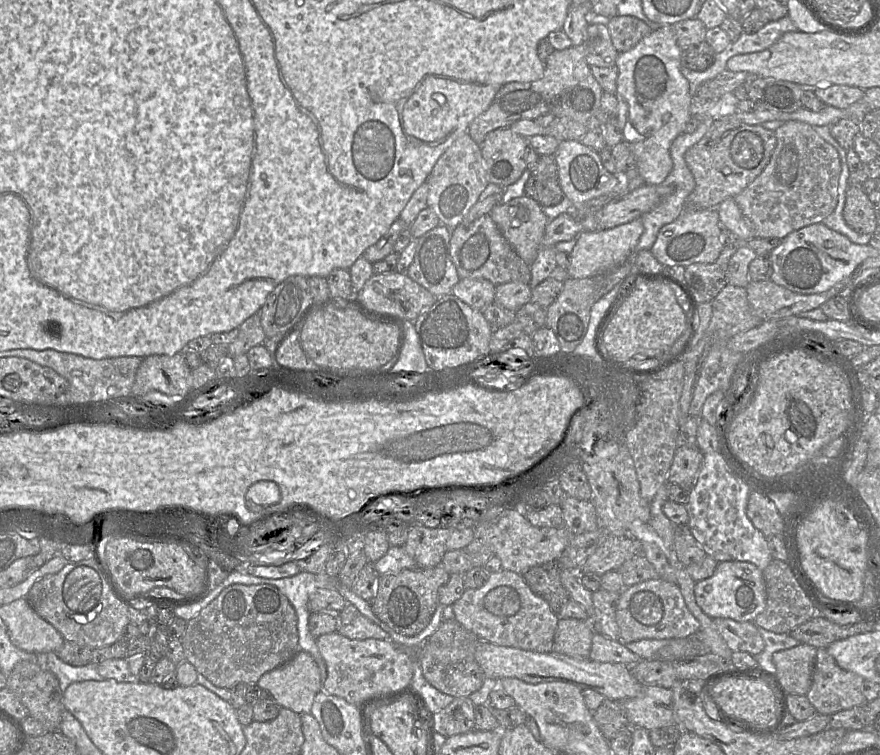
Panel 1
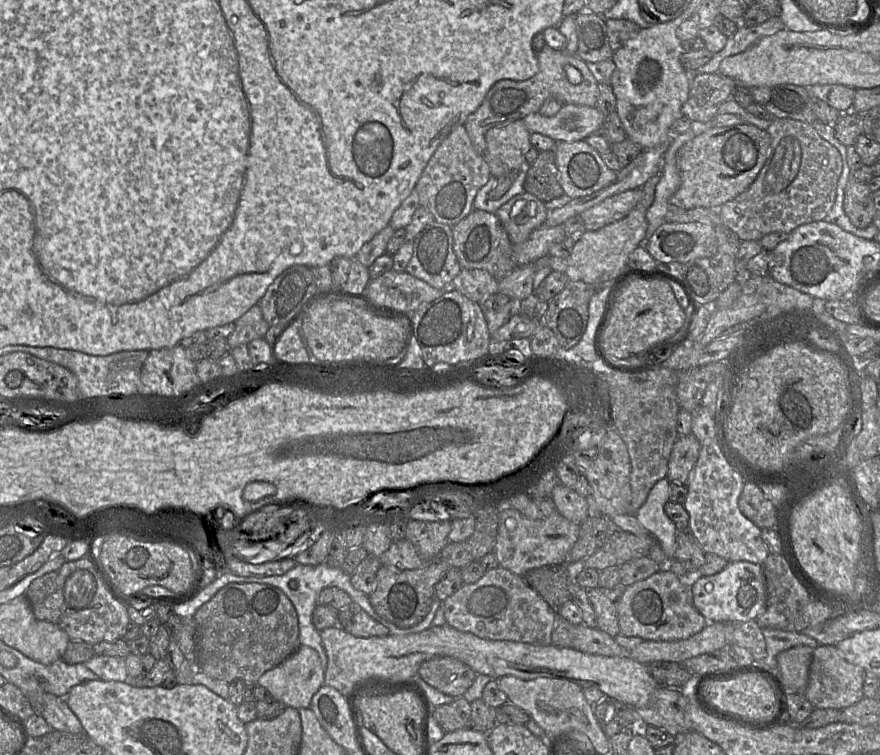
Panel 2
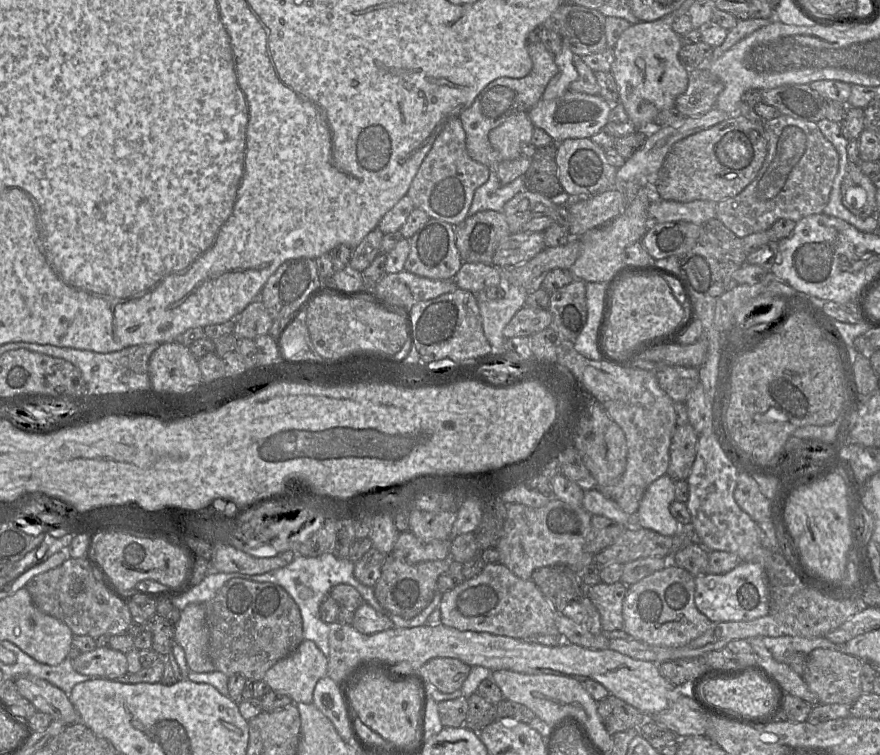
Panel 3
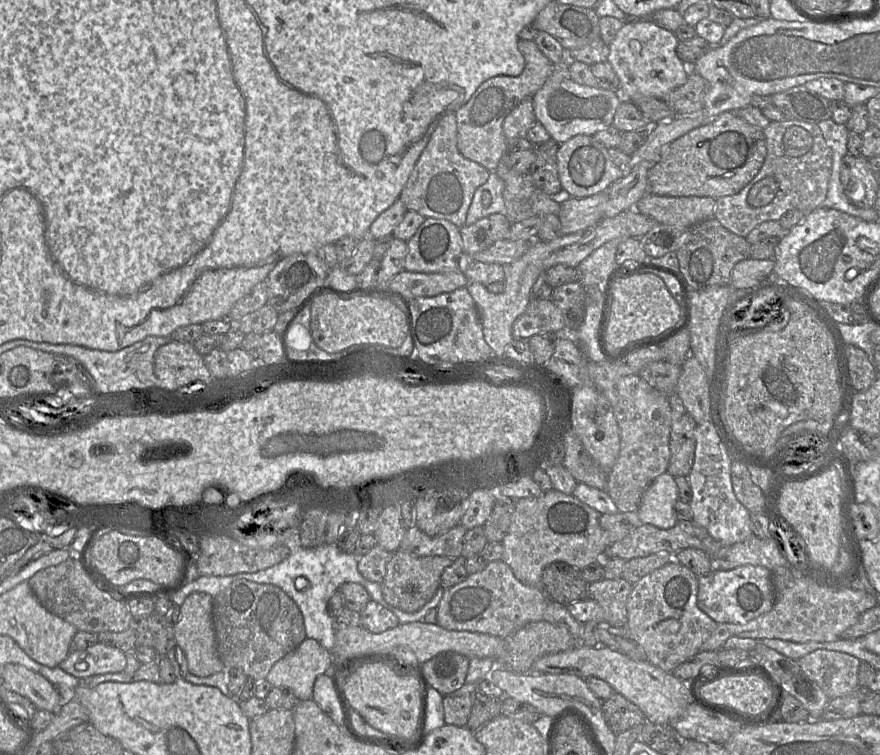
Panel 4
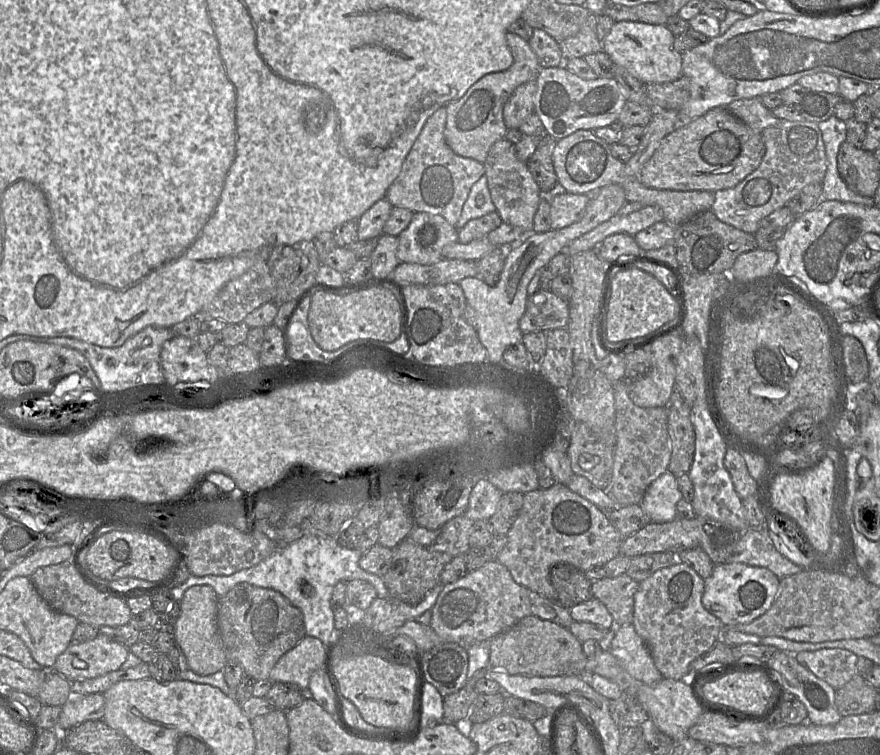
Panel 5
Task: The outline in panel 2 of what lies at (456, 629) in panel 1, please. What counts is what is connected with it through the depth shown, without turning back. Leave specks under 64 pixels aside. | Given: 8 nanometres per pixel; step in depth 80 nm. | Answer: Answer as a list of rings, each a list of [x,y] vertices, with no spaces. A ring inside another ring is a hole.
[[[441,656],[423,662],[418,676],[438,691],[459,698],[473,684],[477,673],[456,658]]]

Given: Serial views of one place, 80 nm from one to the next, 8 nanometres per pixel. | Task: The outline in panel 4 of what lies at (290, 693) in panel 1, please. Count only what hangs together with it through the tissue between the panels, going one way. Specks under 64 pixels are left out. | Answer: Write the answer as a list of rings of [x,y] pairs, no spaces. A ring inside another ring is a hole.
[[[306,638],[293,651],[277,661],[265,678],[273,687],[290,689],[299,701],[312,698],[316,678],[329,674],[331,652],[317,640]]]

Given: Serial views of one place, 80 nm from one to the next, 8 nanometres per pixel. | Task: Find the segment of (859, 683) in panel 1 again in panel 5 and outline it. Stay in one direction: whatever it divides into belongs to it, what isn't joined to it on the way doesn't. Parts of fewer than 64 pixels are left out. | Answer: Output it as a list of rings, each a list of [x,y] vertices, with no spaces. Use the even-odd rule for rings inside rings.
[[[845,649],[801,651],[795,654],[795,658],[835,690],[843,687],[857,673],[858,656]]]

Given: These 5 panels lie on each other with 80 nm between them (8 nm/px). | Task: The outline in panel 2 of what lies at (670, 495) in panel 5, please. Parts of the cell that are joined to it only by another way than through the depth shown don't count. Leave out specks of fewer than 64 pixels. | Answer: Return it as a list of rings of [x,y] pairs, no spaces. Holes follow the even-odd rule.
[[[667,477],[657,481],[635,515],[638,522],[656,539],[664,551],[667,563],[662,567],[671,570],[687,588],[692,589],[694,579],[702,575],[692,574],[675,559],[678,528],[664,510],[669,501],[669,485]]]

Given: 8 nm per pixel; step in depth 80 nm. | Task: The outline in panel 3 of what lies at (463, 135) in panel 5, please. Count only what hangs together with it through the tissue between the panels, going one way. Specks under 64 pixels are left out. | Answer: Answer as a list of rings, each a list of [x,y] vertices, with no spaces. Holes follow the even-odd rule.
[[[543,43],[527,45],[532,60],[532,70],[524,78],[498,78],[489,83],[475,98],[473,104],[464,110],[458,118],[466,134],[466,148],[470,157],[490,169],[495,169],[502,162],[499,152],[489,141],[491,130],[502,125],[509,117],[520,112],[529,112],[542,99],[549,81],[557,74],[558,69],[552,55]]]

